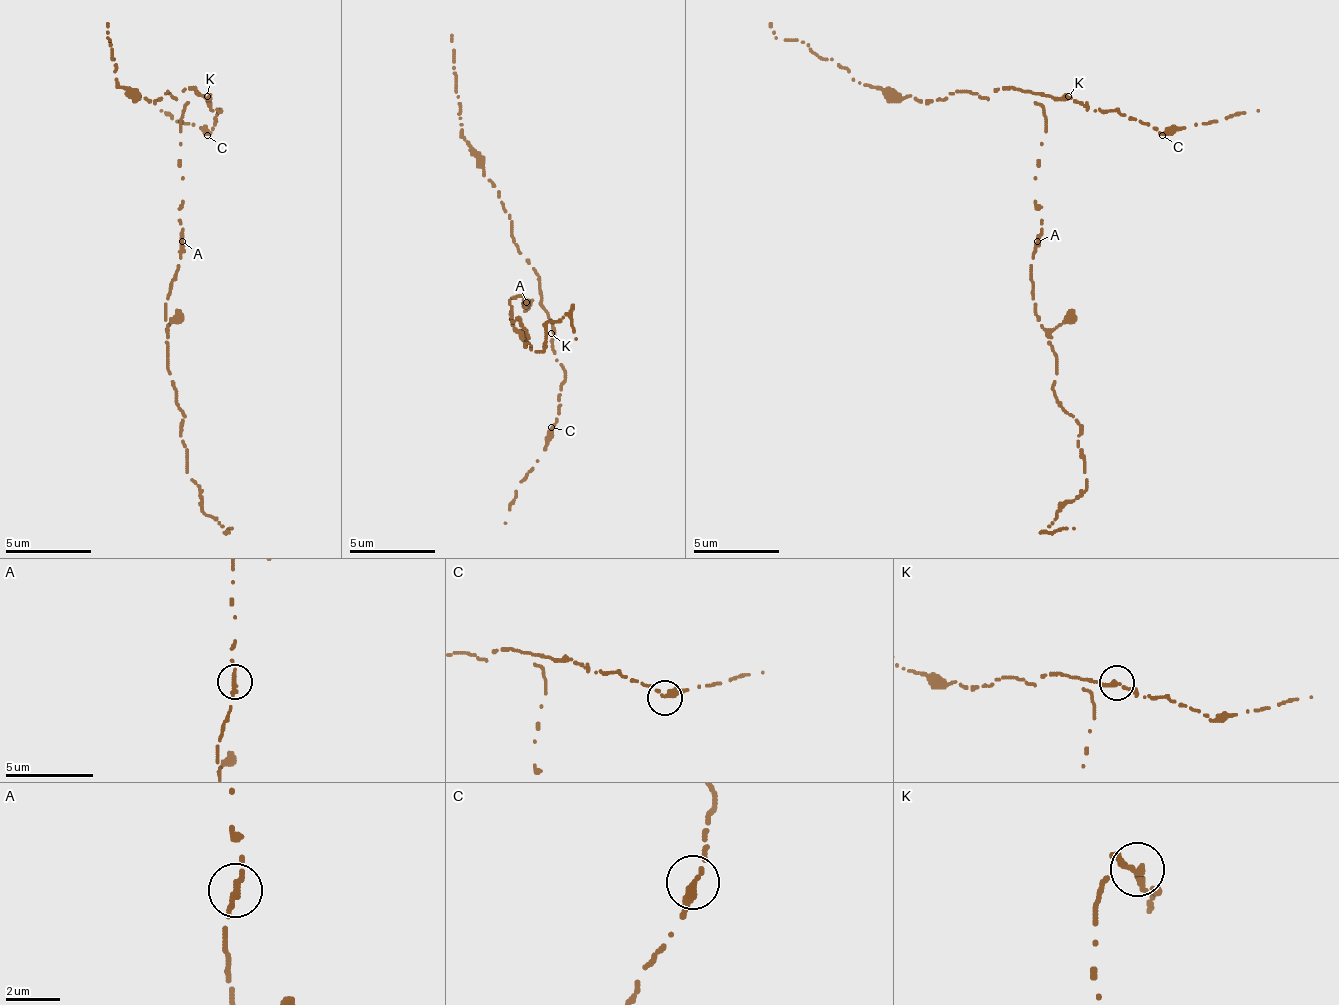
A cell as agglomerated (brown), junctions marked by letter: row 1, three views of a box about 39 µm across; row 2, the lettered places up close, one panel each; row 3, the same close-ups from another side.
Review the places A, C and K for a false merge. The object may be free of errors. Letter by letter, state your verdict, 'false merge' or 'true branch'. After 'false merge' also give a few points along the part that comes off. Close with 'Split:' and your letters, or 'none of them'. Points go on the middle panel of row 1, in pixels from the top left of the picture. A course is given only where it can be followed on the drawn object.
A: true branch
C: true branch
K: true branch
Split: none of them

